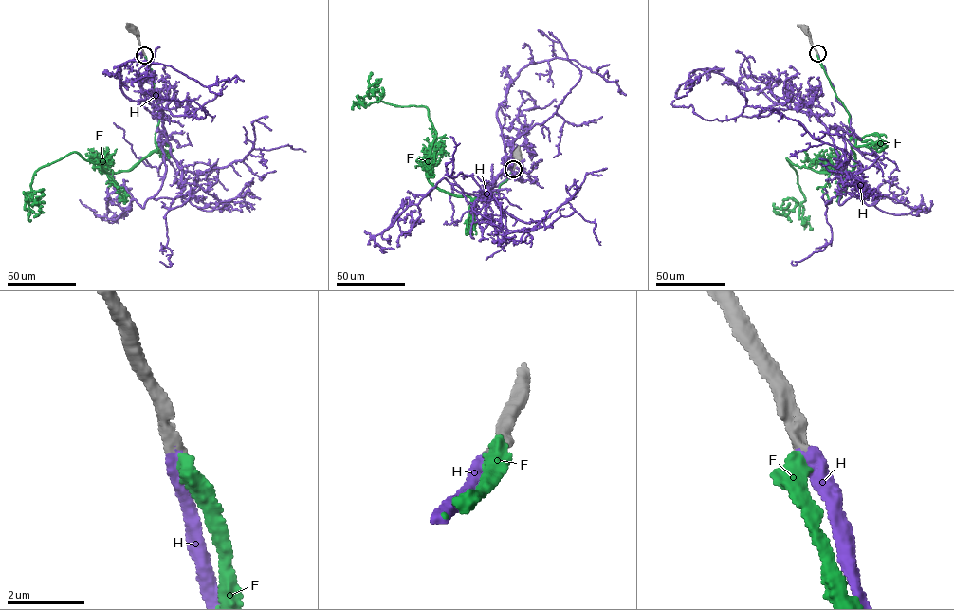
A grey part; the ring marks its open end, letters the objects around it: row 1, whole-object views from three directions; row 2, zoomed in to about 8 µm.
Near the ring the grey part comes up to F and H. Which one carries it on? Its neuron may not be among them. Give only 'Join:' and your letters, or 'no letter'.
Join: H

